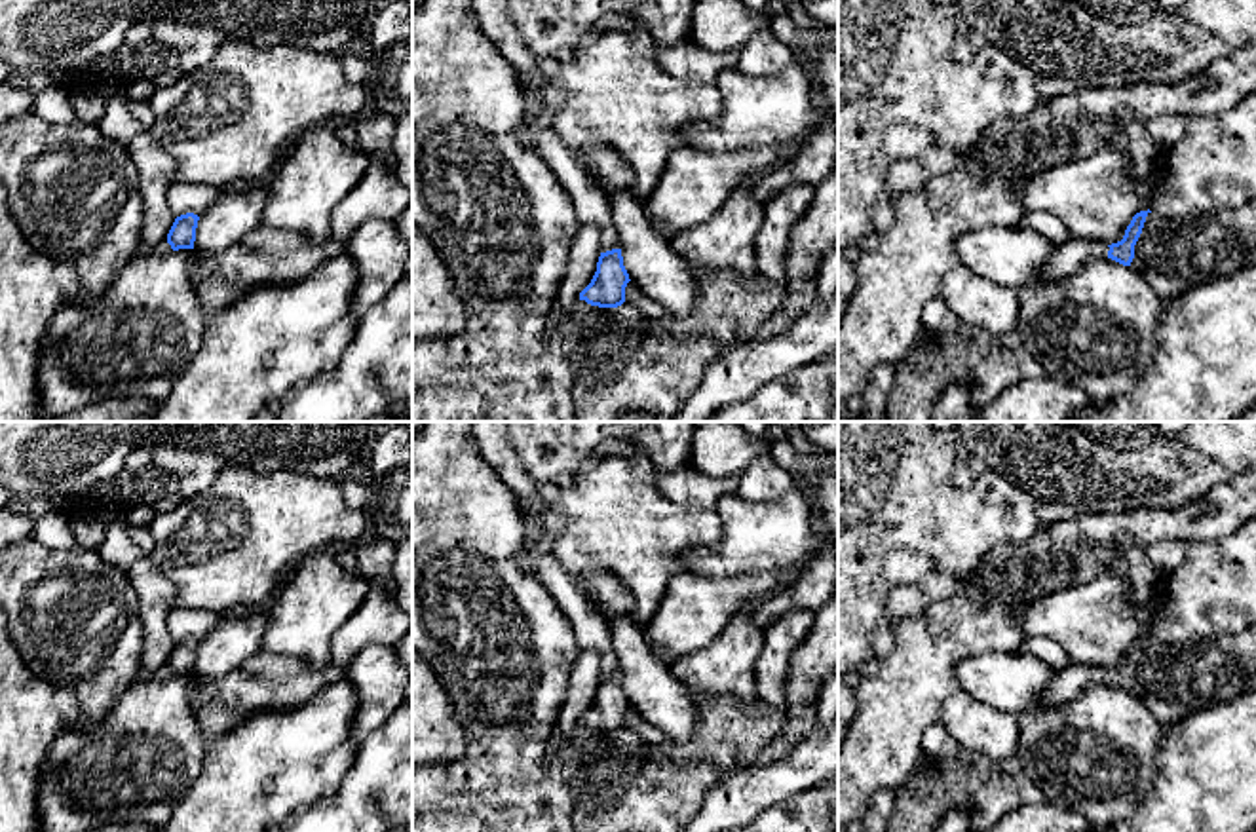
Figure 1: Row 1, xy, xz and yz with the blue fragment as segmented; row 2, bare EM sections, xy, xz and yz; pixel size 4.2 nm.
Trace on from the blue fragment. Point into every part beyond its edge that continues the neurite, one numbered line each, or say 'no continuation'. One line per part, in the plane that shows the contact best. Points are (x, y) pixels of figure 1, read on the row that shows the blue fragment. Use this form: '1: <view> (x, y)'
1: xy (164, 247)

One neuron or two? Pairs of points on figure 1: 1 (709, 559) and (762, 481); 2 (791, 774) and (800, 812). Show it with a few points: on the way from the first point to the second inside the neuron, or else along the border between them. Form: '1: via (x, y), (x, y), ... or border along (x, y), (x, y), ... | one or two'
1: border along (791, 487), (774, 500), (743, 500), (738, 494) | two
2: border along (818, 783), (761, 812) | two

